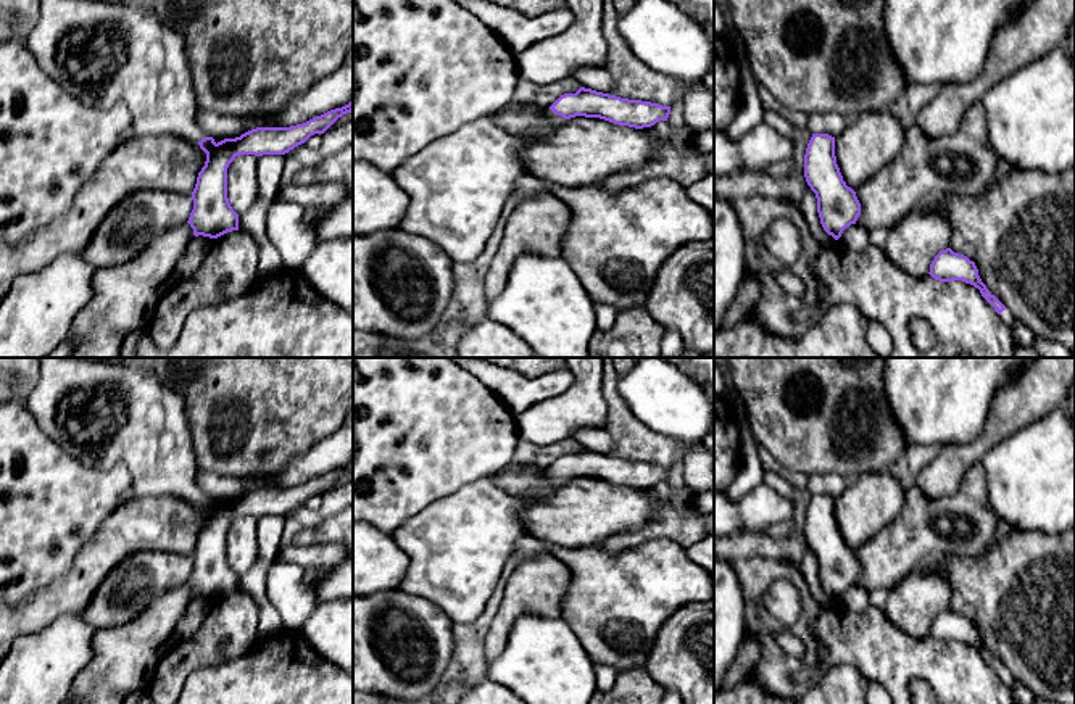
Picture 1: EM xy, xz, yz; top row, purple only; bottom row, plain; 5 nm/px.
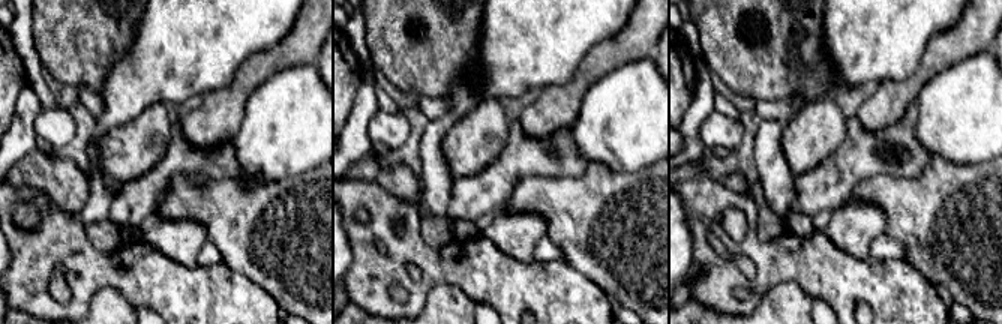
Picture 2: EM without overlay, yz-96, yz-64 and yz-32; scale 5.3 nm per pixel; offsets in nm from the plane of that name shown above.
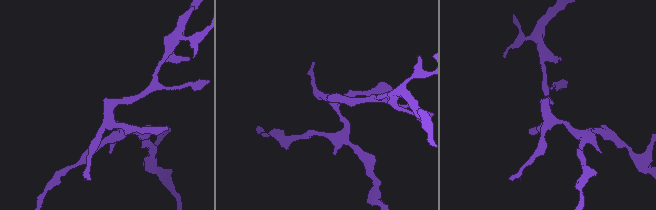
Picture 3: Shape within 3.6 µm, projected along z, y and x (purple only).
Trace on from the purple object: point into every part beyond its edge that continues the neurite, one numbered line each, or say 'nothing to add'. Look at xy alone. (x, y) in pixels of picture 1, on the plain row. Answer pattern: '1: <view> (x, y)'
1: xy (103, 414)

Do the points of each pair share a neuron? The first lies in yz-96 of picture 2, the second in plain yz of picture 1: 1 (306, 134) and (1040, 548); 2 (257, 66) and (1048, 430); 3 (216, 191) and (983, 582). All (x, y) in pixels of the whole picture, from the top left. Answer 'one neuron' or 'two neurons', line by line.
1: two neurons
2: two neurons
3: one neuron

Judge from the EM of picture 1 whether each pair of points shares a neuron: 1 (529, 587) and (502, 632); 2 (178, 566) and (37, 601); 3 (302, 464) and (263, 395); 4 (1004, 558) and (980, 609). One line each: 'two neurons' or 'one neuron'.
1: one neuron
2: two neurons
3: two neurons
4: one neuron

